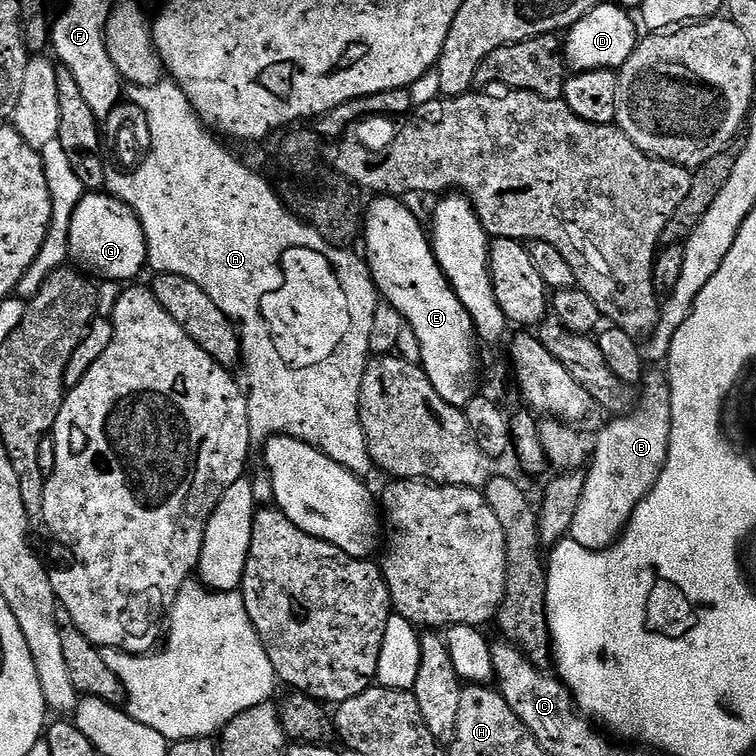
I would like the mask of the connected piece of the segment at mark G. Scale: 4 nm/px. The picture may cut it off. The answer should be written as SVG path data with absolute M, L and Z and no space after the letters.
M88 192L71 219L68 255L79 271L95 279L128 284L147 267L148 243L140 220L128 204L104 192Z

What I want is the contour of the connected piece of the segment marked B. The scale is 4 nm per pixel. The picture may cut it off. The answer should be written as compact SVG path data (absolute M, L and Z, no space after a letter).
M645 375L638 392L638 403L632 411L617 415L604 429L597 431L597 452L593 454L586 468L582 502L578 502L578 514L574 514L574 526L570 538L586 550L602 551L619 540L624 527L630 522L634 510L650 494L652 487L664 469L664 463L670 450L670 430L672 429L672 403L667 375Z

